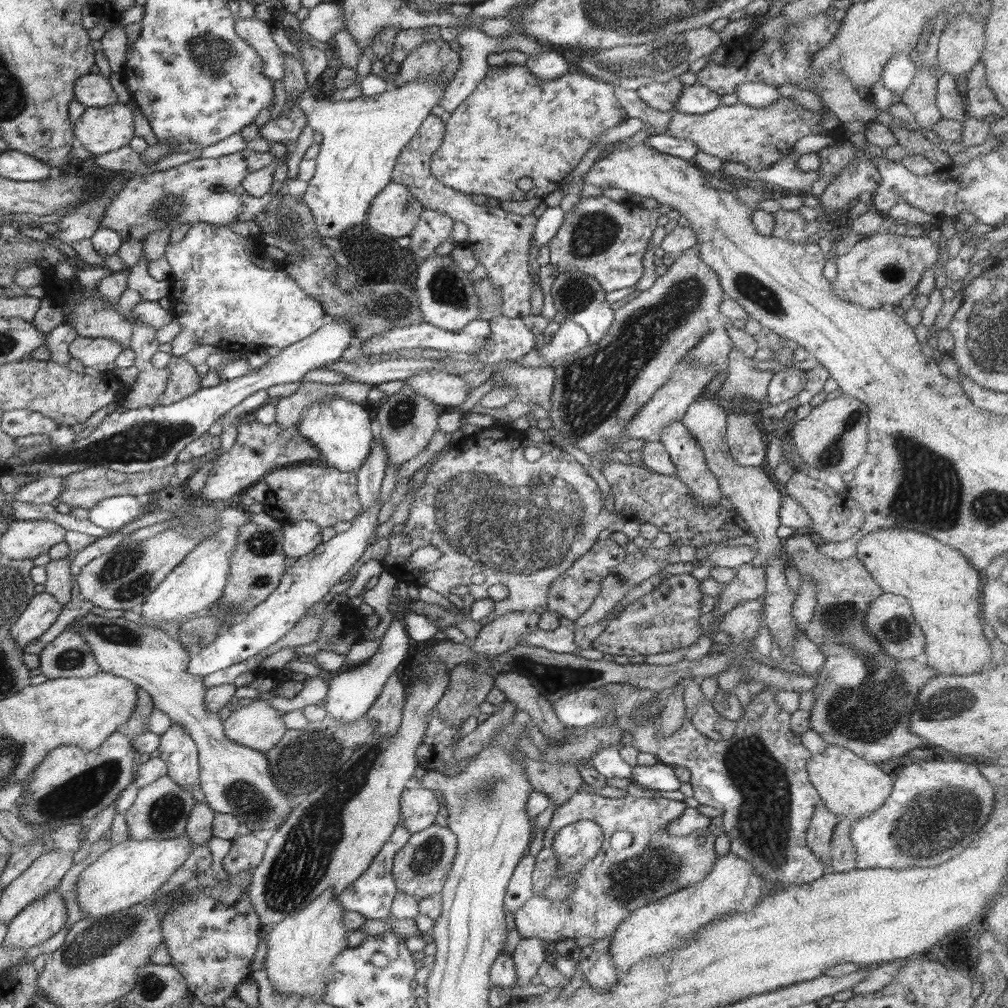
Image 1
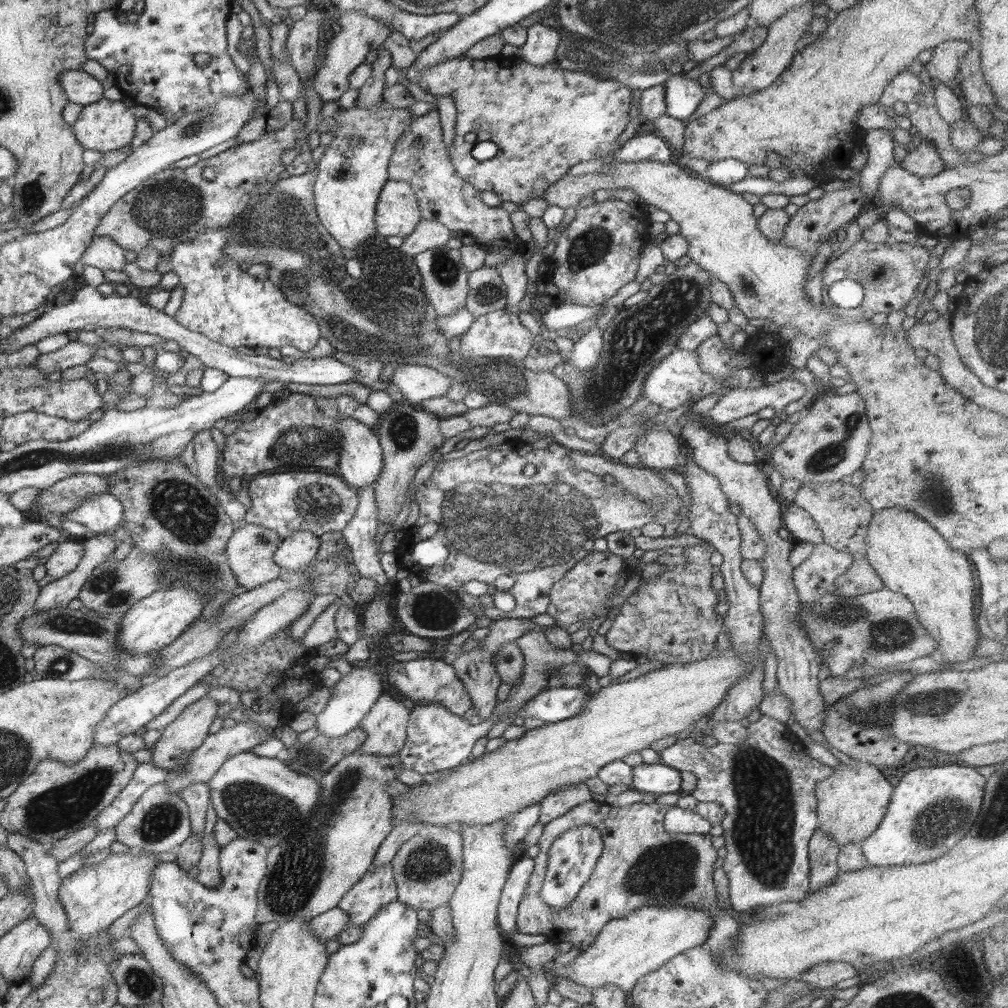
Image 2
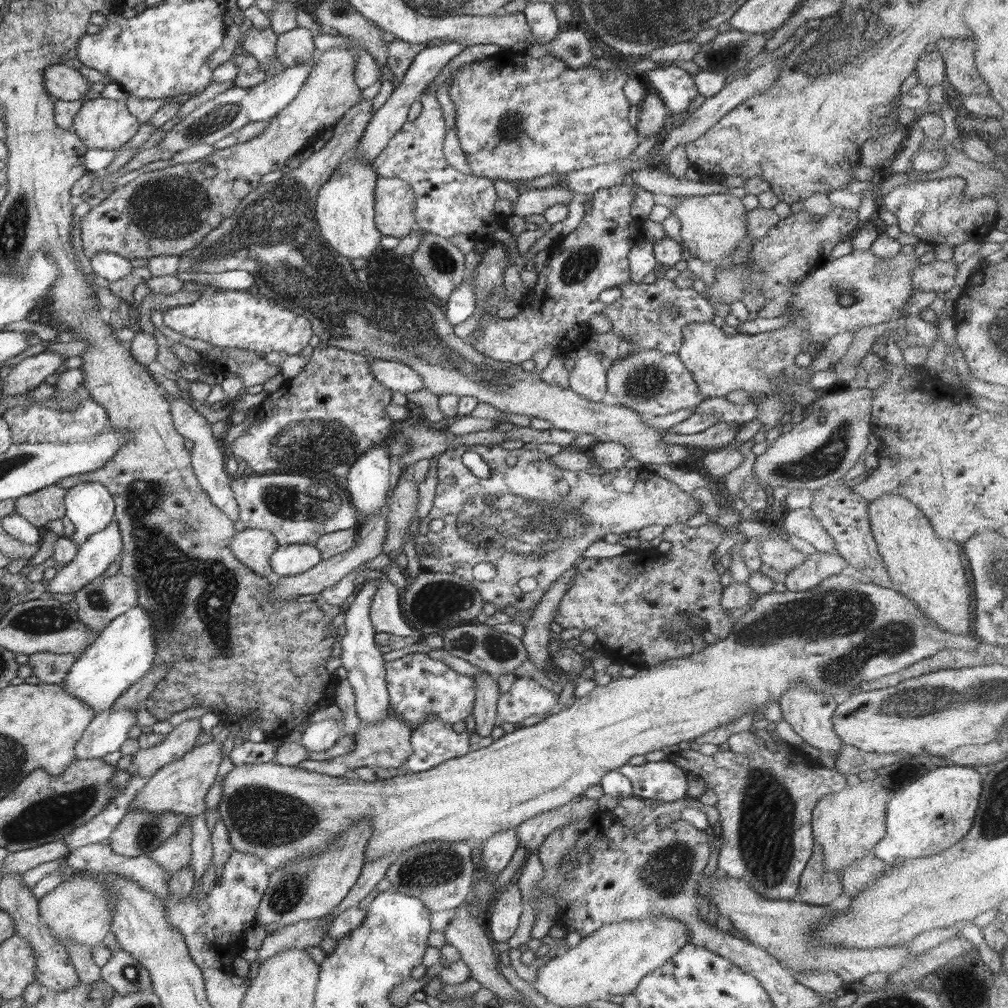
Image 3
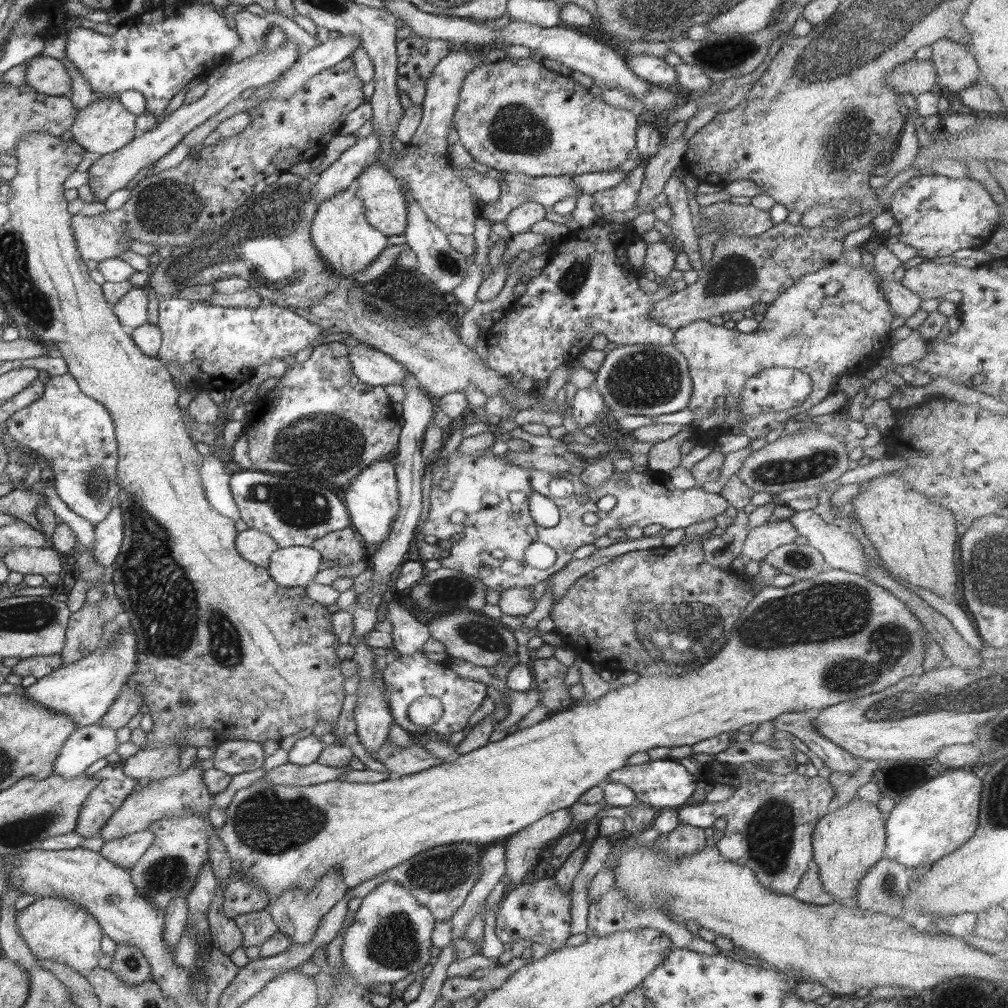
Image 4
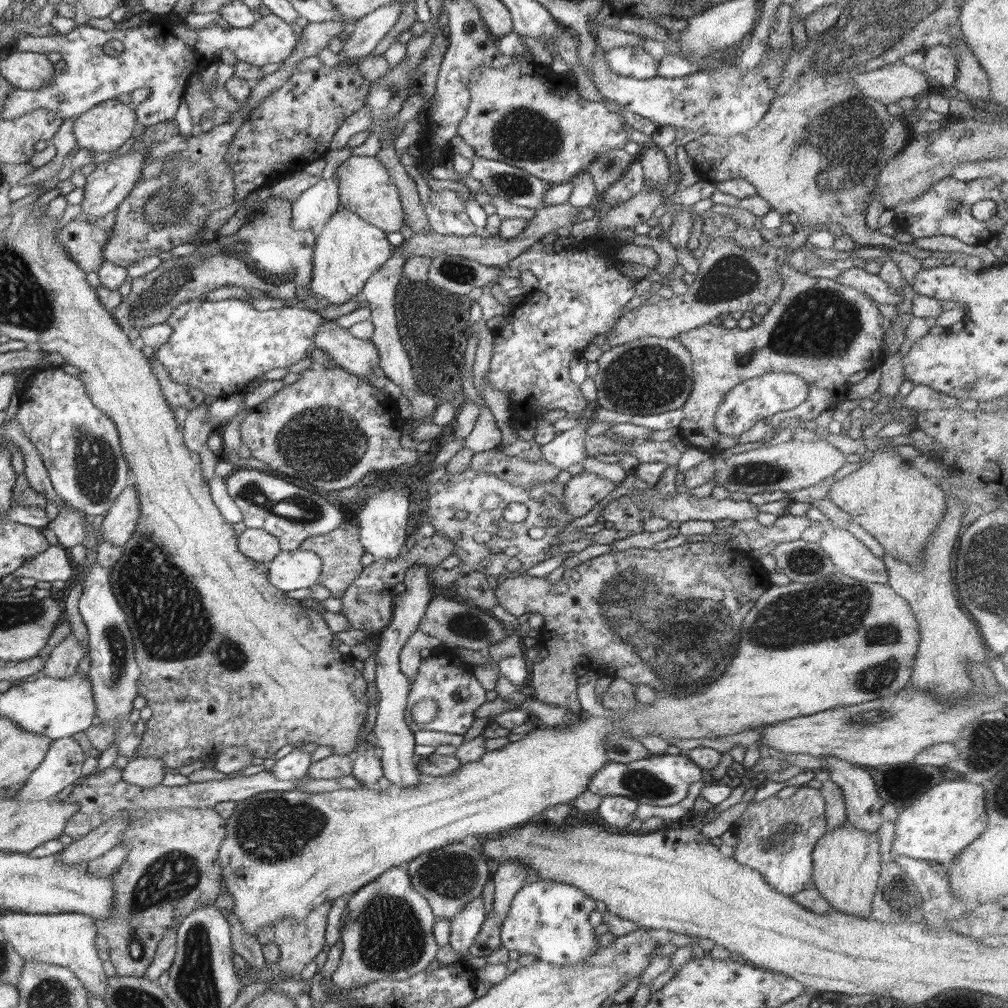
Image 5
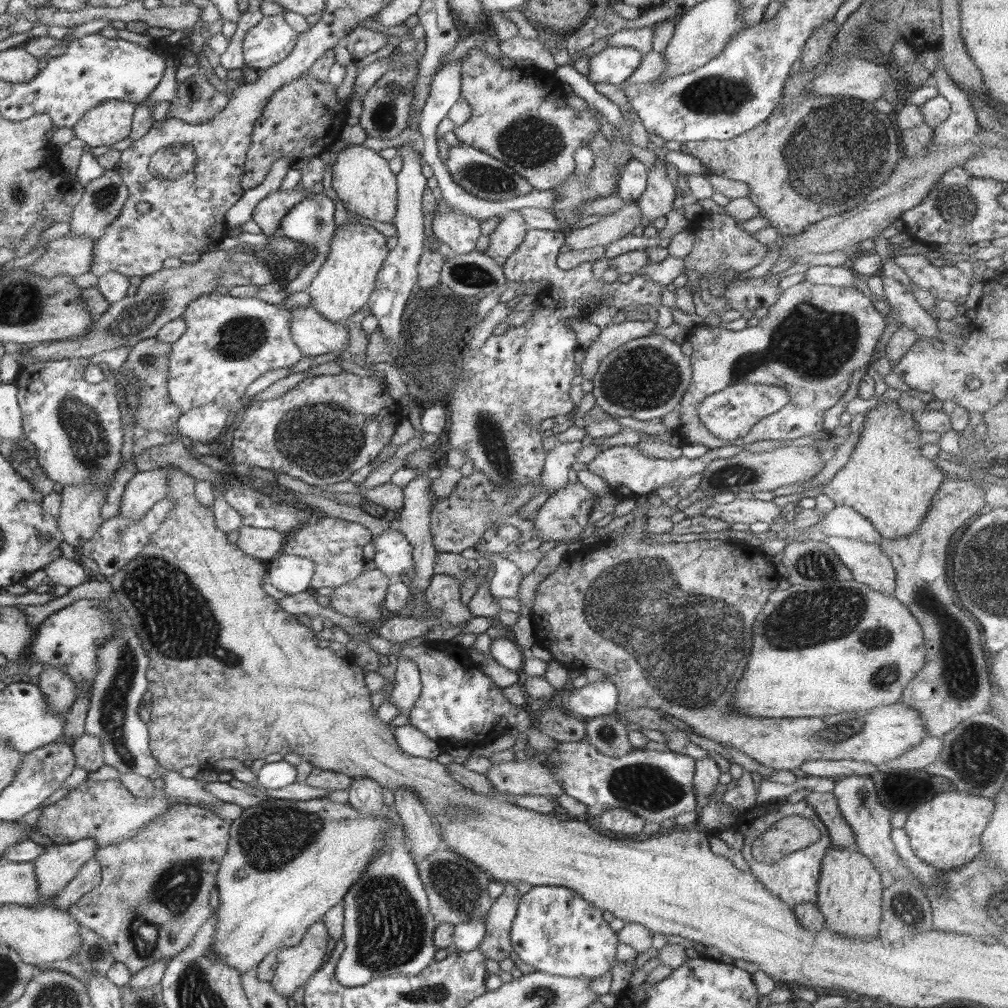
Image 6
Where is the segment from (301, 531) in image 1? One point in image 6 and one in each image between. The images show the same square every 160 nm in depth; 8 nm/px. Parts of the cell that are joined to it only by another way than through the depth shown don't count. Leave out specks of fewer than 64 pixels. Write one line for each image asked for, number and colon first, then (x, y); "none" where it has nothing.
2: (297, 551)
3: (289, 559)
4: (294, 566)
5: (291, 570)
6: (290, 574)

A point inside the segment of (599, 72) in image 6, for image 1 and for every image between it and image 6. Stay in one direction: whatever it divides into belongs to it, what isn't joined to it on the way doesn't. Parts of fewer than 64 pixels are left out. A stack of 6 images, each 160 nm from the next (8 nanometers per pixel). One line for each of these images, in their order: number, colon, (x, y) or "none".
1: (695, 99)
2: (683, 95)
3: (676, 87)
4: (653, 70)
5: (632, 62)

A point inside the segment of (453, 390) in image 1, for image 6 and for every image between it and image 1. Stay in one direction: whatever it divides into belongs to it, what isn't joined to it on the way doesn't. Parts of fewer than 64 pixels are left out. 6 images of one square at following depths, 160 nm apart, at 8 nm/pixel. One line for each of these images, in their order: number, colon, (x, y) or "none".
2: (417, 383)
3: (396, 376)
4: (373, 367)
5: (357, 356)
6: (314, 335)

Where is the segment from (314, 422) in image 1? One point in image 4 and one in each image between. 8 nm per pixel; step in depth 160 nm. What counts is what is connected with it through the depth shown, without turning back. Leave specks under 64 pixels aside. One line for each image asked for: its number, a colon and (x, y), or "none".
2: (360, 464)
3: (368, 478)
4: (372, 499)

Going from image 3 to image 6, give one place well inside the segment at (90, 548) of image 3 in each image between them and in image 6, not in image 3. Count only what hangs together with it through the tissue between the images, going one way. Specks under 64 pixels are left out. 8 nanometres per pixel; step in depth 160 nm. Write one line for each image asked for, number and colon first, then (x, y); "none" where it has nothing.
4: (109, 535)
5: (119, 523)
6: (146, 488)

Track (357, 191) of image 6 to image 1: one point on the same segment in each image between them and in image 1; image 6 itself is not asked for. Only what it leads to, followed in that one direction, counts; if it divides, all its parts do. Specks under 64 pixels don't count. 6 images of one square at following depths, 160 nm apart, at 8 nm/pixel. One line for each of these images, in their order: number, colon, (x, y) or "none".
1: (394, 212)
2: (397, 213)
3: (395, 206)
4: (385, 208)
5: (365, 187)

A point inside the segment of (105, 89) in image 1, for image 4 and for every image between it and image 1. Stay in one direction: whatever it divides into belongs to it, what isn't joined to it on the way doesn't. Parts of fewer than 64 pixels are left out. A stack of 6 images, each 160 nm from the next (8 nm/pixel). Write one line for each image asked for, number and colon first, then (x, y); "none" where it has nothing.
2: (81, 88)
3: (64, 82)
4: (47, 75)

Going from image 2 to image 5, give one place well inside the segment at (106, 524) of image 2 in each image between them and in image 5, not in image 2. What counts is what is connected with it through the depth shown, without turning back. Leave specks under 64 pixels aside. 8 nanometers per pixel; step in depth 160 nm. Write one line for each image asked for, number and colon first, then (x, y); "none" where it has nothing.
3: (90, 506)
4: (75, 434)
5: (79, 443)

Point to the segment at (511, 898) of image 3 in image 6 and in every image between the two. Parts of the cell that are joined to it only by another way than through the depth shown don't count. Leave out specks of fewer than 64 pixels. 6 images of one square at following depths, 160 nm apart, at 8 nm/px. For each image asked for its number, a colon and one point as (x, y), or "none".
4: (539, 911)
5: (549, 920)
6: (556, 931)

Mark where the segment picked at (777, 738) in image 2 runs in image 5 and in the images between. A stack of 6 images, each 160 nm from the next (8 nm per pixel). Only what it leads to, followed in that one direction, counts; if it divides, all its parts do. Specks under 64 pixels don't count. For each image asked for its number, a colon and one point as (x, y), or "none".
3: (766, 801)
4: (771, 818)
5: (795, 821)

